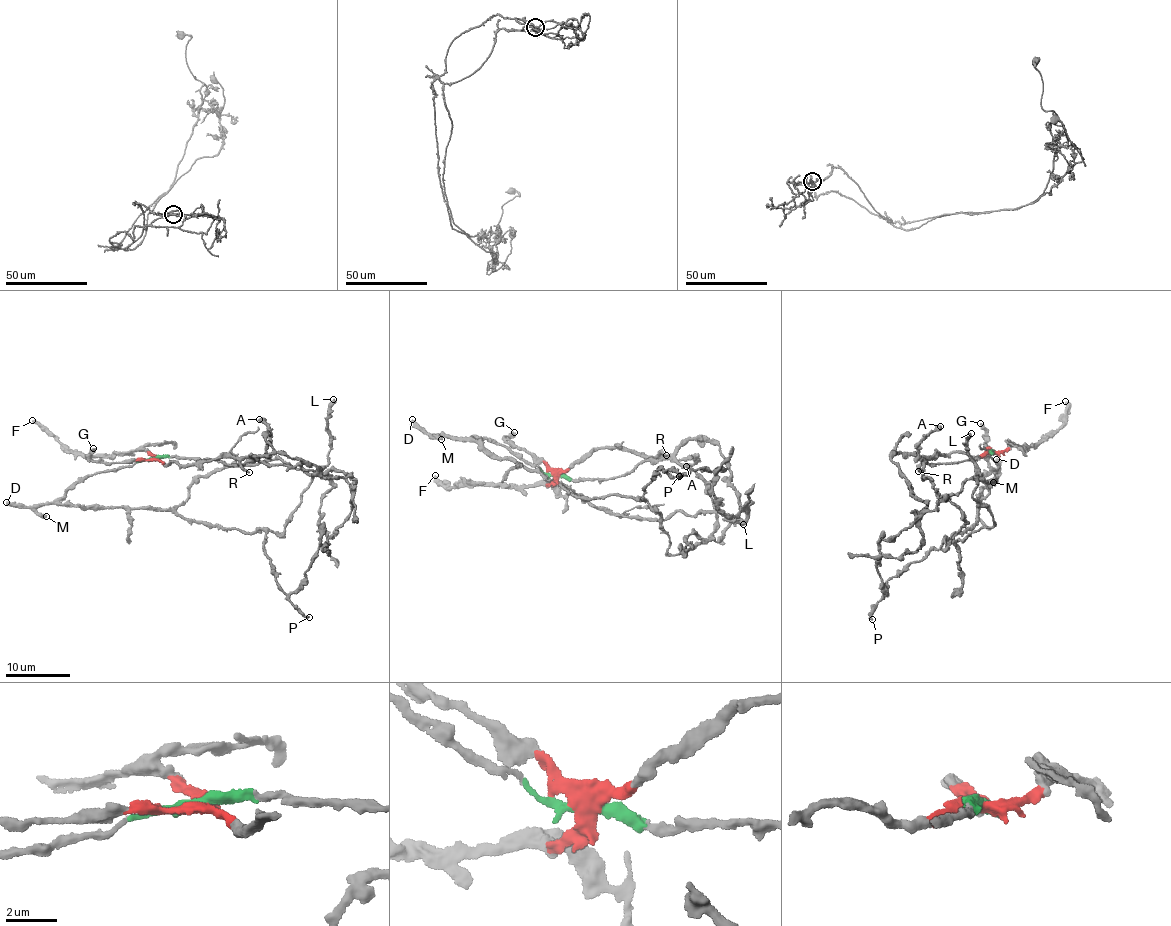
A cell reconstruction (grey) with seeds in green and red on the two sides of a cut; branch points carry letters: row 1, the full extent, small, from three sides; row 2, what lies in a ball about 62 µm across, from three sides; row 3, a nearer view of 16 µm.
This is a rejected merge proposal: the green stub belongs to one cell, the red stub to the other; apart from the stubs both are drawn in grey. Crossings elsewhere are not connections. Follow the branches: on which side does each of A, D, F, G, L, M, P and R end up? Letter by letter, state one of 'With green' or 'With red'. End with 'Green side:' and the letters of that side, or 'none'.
A: With green
D: With green
F: With red
G: With red
L: With green
M: With green
P: With green
R: With red
Green side: A, D, L, M, P

